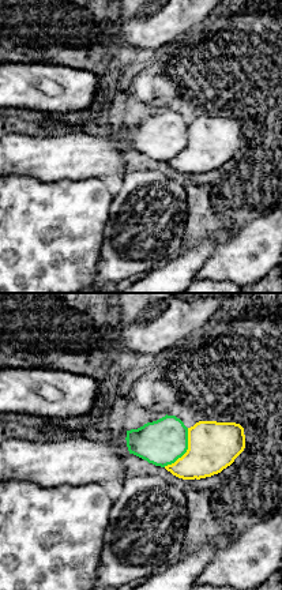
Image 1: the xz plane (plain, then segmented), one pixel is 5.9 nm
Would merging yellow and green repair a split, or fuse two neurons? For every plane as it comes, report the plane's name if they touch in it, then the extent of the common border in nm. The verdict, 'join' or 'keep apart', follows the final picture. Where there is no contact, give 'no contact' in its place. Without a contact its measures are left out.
contact in xz; length 280 nm

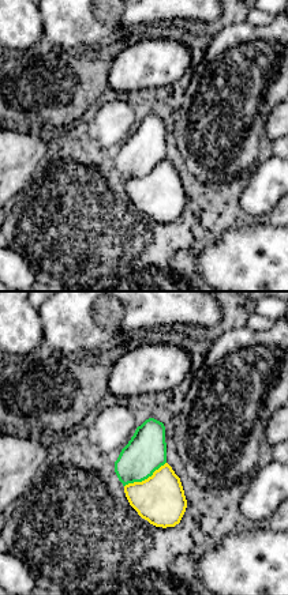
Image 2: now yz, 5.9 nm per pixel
contact in yz; length 280 nm

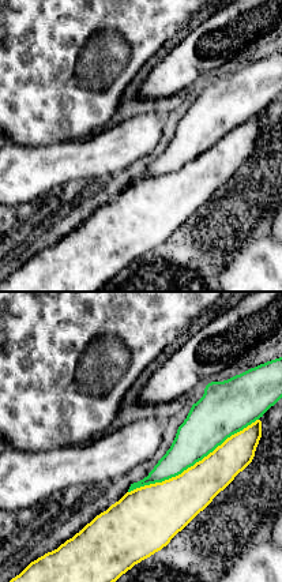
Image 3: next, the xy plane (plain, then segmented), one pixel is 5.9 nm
contact in xy; length 900 nm

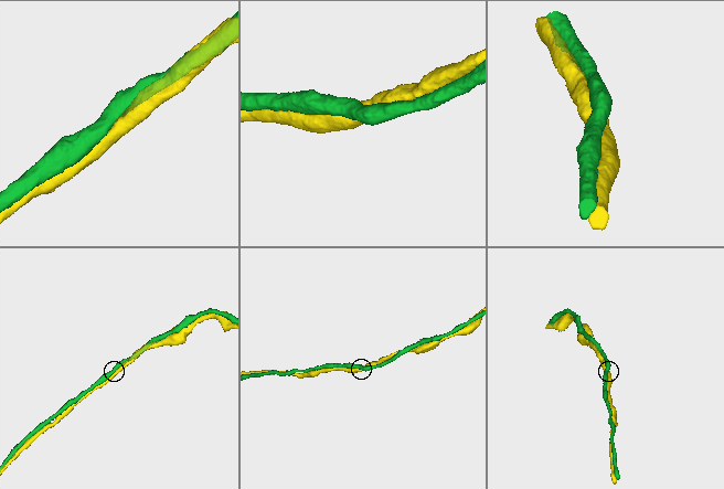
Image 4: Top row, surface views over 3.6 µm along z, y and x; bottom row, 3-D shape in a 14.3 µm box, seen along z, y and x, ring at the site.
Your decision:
join

